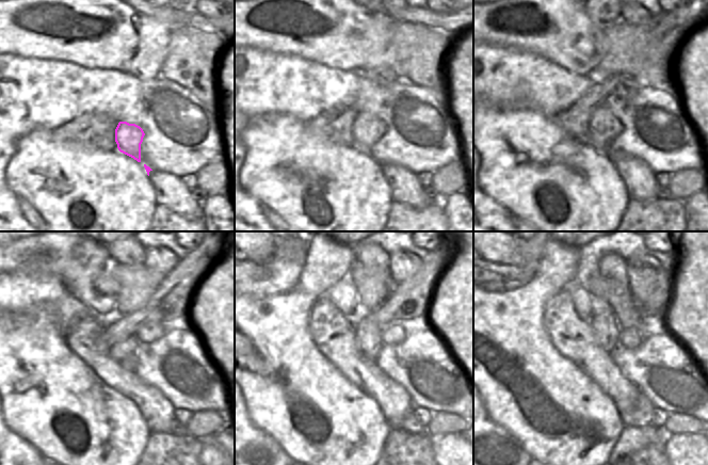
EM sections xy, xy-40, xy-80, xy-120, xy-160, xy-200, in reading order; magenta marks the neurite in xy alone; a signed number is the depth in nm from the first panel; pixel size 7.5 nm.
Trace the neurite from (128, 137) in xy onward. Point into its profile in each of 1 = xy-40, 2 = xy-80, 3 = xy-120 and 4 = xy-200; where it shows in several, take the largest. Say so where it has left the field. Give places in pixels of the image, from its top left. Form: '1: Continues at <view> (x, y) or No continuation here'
1: Continues at xy-40 (368, 129)
2: Continues at xy-80 (605, 127)
3: Continues at xy-120 (126, 353)
4: Continues at xy-200 (605, 325)

